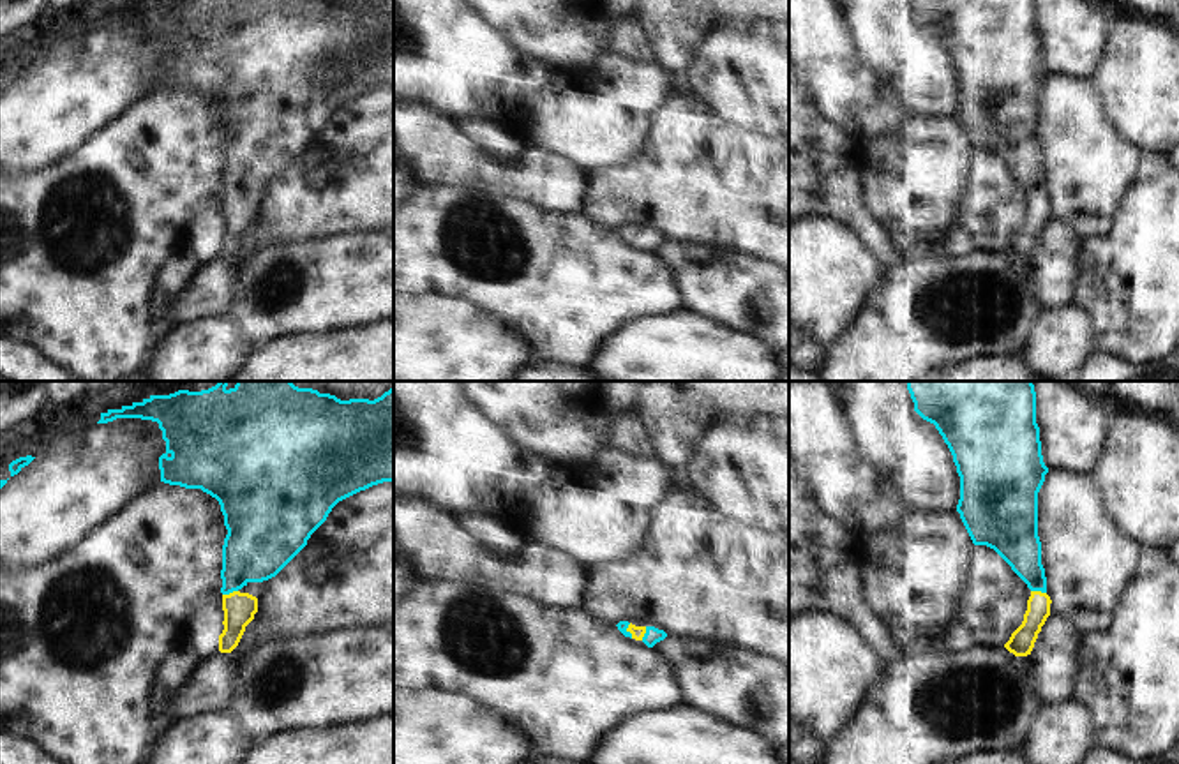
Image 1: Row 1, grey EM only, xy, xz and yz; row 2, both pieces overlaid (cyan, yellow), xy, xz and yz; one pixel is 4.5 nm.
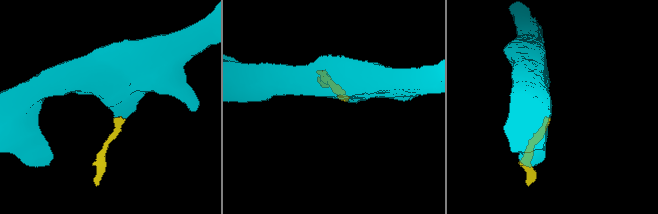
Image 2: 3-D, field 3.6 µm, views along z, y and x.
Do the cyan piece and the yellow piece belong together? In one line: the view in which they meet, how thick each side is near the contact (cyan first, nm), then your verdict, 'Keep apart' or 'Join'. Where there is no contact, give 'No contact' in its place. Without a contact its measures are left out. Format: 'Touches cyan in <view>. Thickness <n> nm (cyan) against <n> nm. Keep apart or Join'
Touches cyan in xy. Thickness 300 nm (cyan) against 140 nm. Join

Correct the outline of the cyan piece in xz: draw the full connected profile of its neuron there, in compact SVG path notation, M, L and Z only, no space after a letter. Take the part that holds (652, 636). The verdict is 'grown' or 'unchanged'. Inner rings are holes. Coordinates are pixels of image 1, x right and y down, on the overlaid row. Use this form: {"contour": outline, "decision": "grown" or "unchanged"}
{"contour": "M620 621L616 626L625 637L642 640L648 648L653 648L657 642L667 637L664 630L655 626L635 626L628 621Z", "decision": "grown"}

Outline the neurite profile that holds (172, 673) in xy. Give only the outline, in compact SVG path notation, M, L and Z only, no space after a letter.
M185 640L171 646L155 669L152 702L161 709L168 708L199 662L199 656Z

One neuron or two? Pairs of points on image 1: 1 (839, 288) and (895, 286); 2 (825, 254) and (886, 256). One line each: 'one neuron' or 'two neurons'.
1: two neurons
2: two neurons

